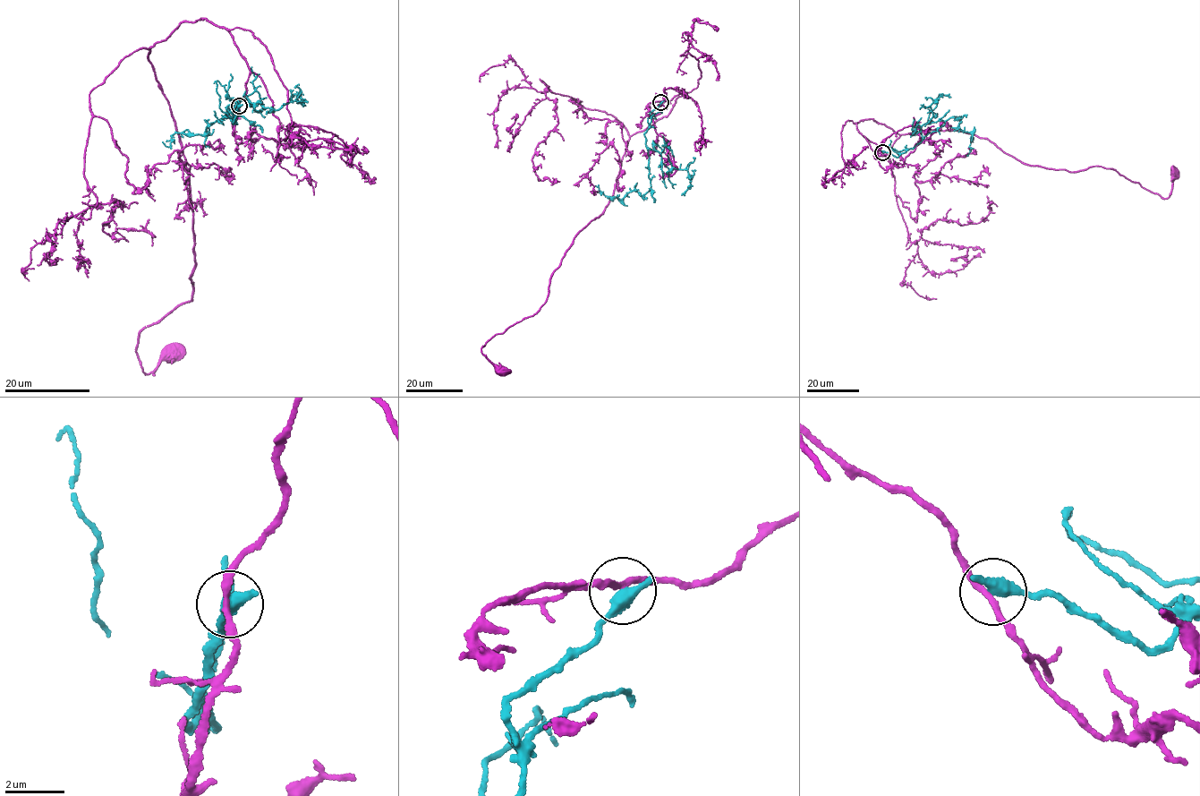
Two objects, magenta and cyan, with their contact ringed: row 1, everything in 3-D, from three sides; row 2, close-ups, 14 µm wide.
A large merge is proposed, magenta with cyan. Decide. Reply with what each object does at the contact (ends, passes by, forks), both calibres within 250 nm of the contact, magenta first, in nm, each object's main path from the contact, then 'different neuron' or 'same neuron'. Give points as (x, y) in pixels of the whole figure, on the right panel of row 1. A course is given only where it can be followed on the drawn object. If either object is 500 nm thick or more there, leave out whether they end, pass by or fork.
200/500 nm | magenta via (882, 152), (855, 123), (873, 119), (898, 134), (974, 133), (1031, 165), (1112, 169), (1163, 198), (1174, 172) | cyan via (882, 151), (897, 157), (955, 116), (959, 119), (959, 128), (972, 134), (966, 155) | different neuron

